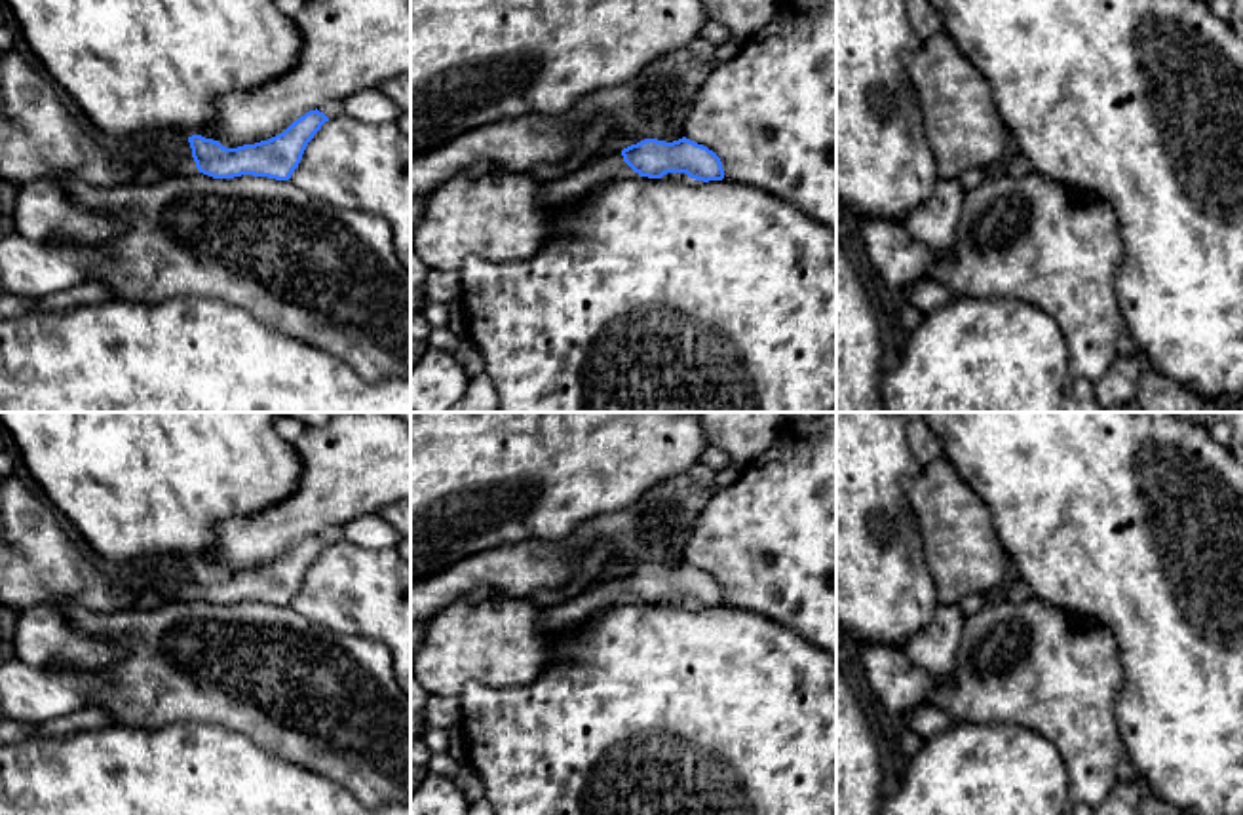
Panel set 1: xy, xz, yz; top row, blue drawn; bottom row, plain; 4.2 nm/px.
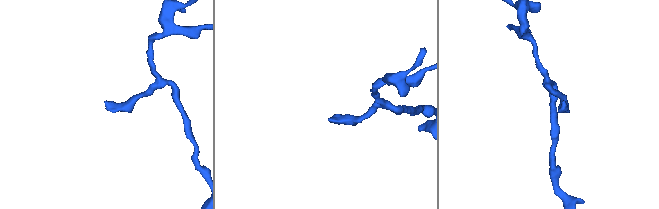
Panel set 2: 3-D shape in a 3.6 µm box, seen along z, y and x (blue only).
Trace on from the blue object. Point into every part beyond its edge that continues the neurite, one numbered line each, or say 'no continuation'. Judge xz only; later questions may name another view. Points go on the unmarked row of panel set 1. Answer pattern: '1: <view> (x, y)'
1: xz (555, 614)

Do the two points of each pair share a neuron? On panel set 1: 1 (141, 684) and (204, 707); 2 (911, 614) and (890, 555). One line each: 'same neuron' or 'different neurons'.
1: same neuron
2: same neuron

